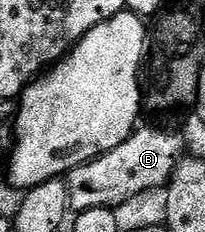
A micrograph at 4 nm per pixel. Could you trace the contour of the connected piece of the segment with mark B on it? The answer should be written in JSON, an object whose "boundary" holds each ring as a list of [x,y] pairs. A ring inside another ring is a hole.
{"boundary":[[[139,127],[134,135],[120,142],[116,150],[108,150],[104,155],[69,172],[65,181],[70,212],[77,214],[93,208],[116,209],[141,191],[165,189],[183,156],[182,140],[176,133],[165,132],[162,128]]]}

